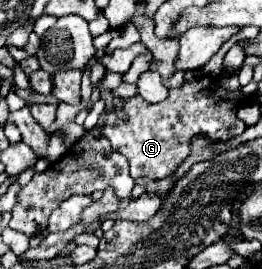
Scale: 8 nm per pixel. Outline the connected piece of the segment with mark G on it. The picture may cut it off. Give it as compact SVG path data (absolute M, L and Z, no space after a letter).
M210 76L182 84L180 88L172 88L170 96L160 104L148 104L138 94L130 100L124 100L124 112L128 114L126 122L118 120L118 112L112 108L114 96L110 92L102 92L102 100L106 102L108 120L102 128L102 134L110 140L116 152L128 158L132 178L144 176L148 180L162 180L172 176L176 166L188 156L192 138L200 132L210 140L230 140L246 130L244 122L236 116L238 106L242 106L242 92L224 90Z

